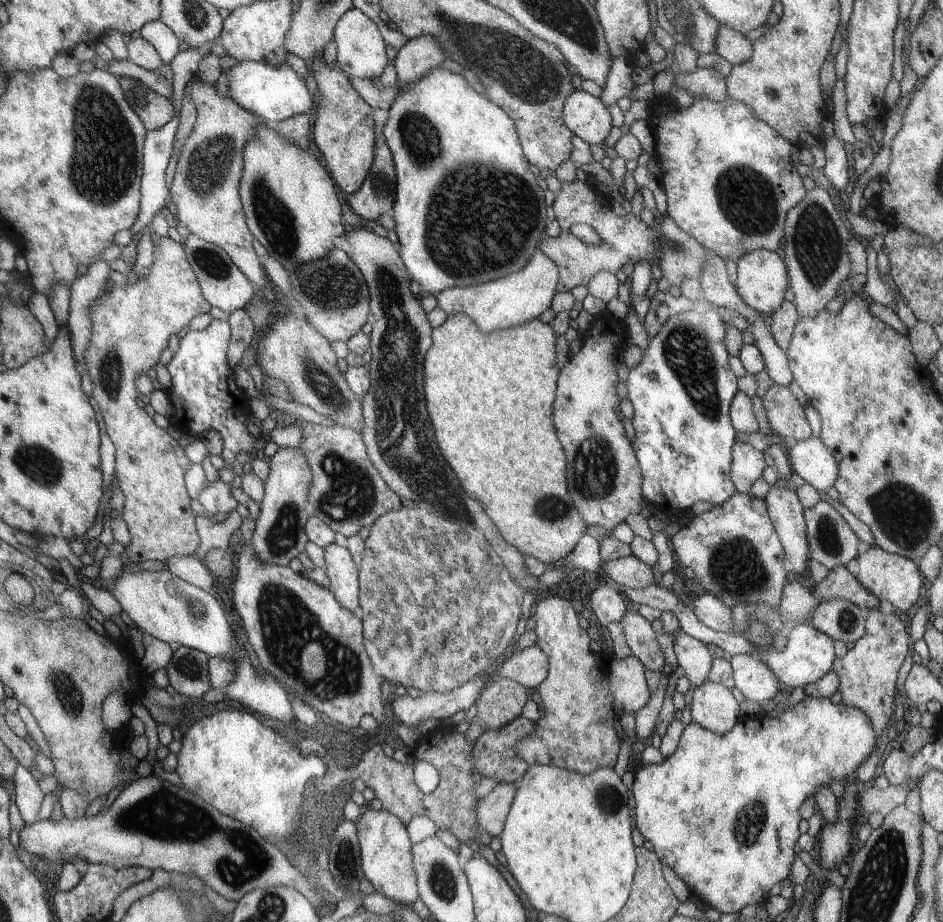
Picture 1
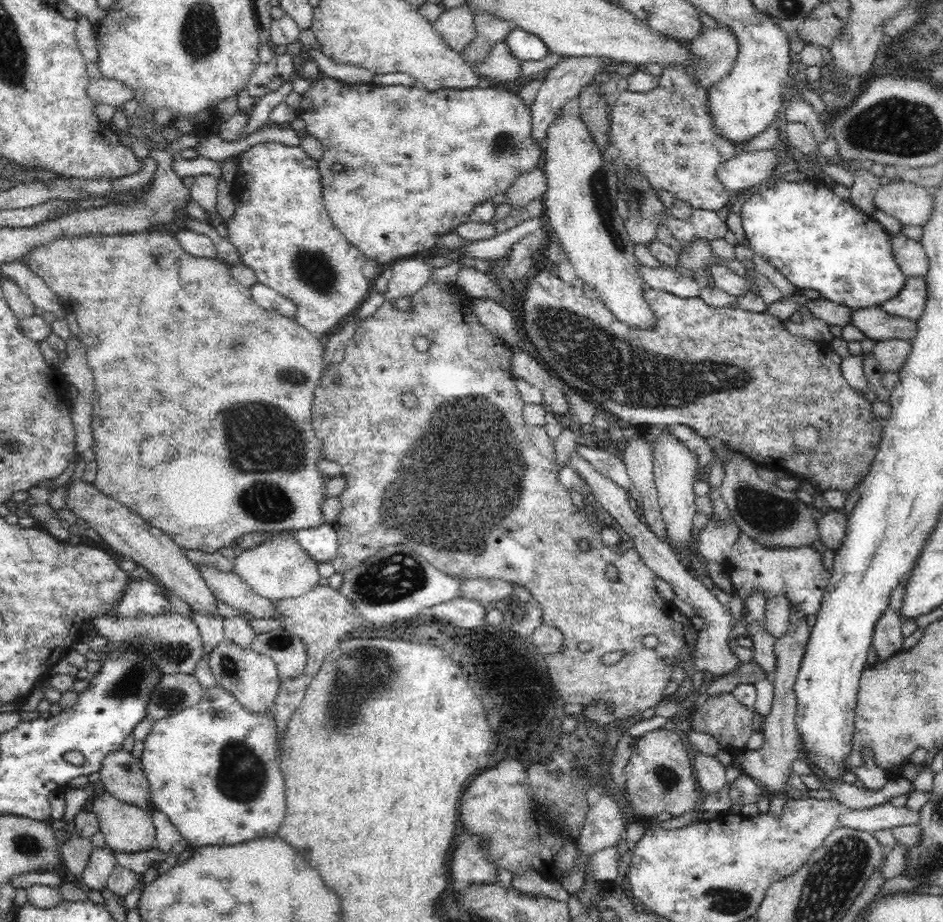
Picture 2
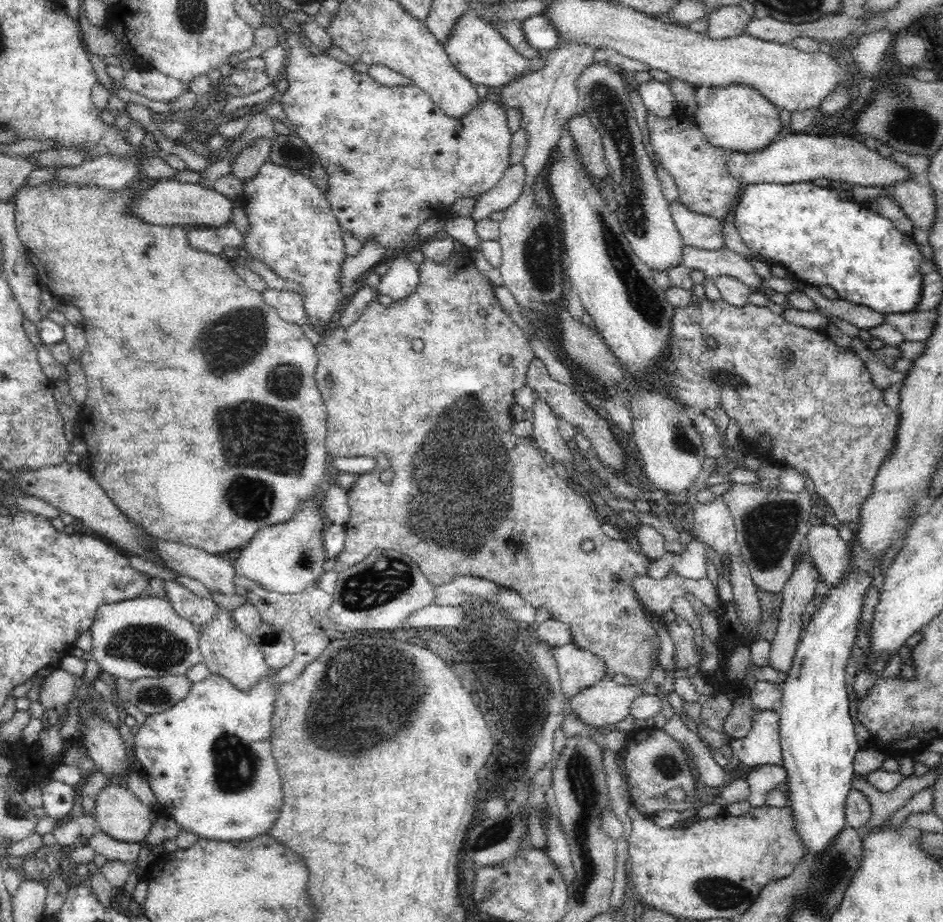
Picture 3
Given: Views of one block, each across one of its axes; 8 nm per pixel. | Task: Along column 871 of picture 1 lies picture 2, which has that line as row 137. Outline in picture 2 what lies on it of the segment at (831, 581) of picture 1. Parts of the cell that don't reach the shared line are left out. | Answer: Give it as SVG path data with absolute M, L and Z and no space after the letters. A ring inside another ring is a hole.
M588 84L582 88L578 108L579 117L587 126L599 152L603 153L609 144L610 123L606 116L605 104L599 102L600 97L596 97L596 88L600 86Z

